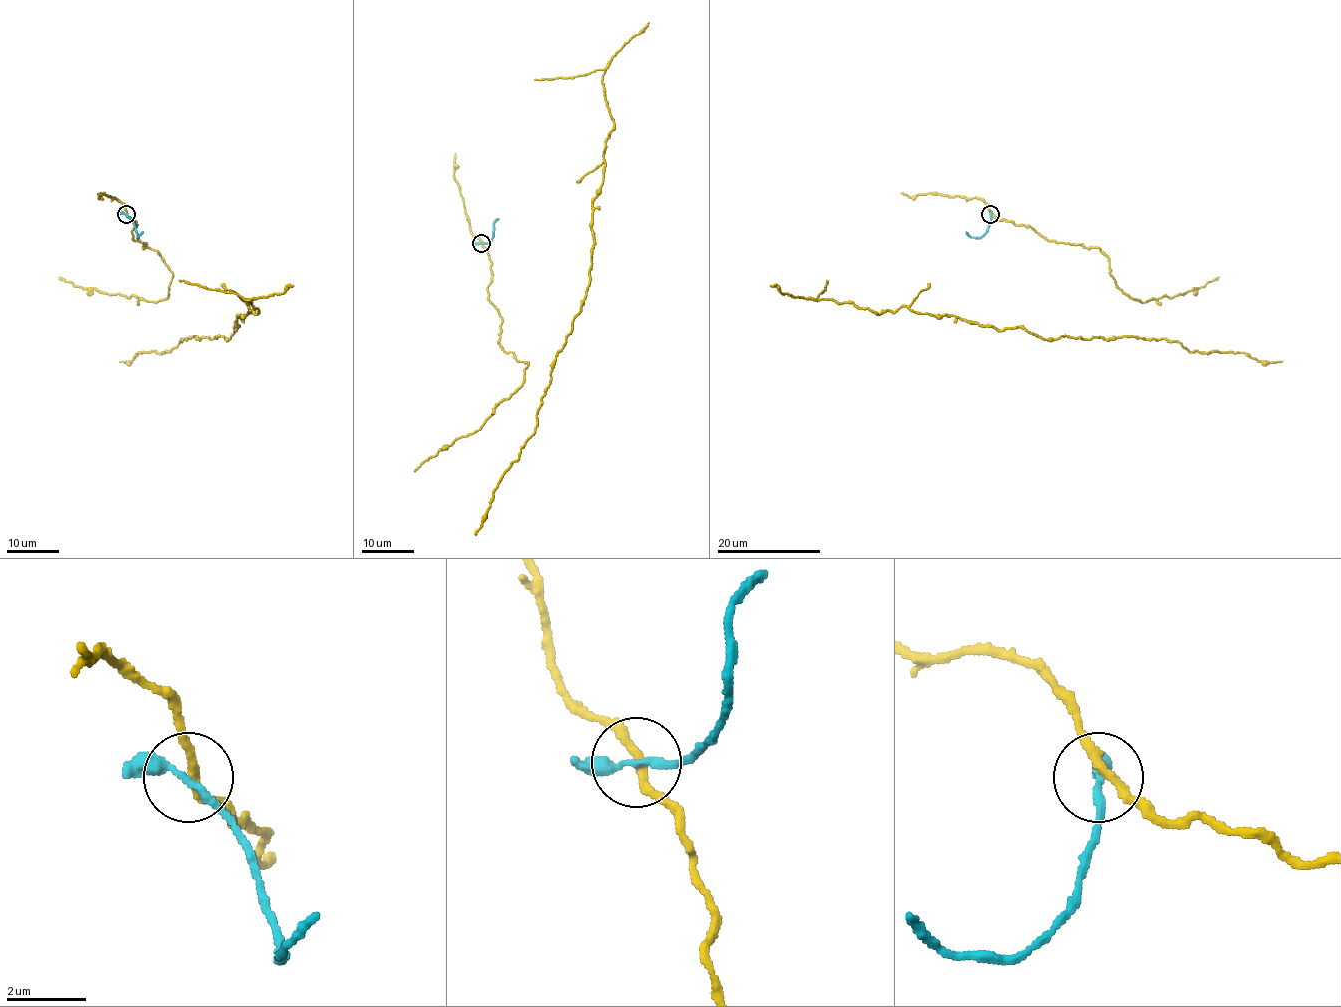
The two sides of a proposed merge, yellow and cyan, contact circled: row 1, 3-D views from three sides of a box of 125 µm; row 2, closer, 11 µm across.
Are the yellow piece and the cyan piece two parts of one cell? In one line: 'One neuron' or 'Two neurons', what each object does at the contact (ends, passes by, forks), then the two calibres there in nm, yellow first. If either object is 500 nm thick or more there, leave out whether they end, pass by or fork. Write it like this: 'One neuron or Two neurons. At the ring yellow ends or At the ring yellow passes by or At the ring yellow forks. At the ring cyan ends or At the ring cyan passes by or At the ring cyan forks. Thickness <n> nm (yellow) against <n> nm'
Two neurons. At the ring yellow passes by. At the ring cyan passes by. Thickness 200 nm (yellow) against 190 nm

